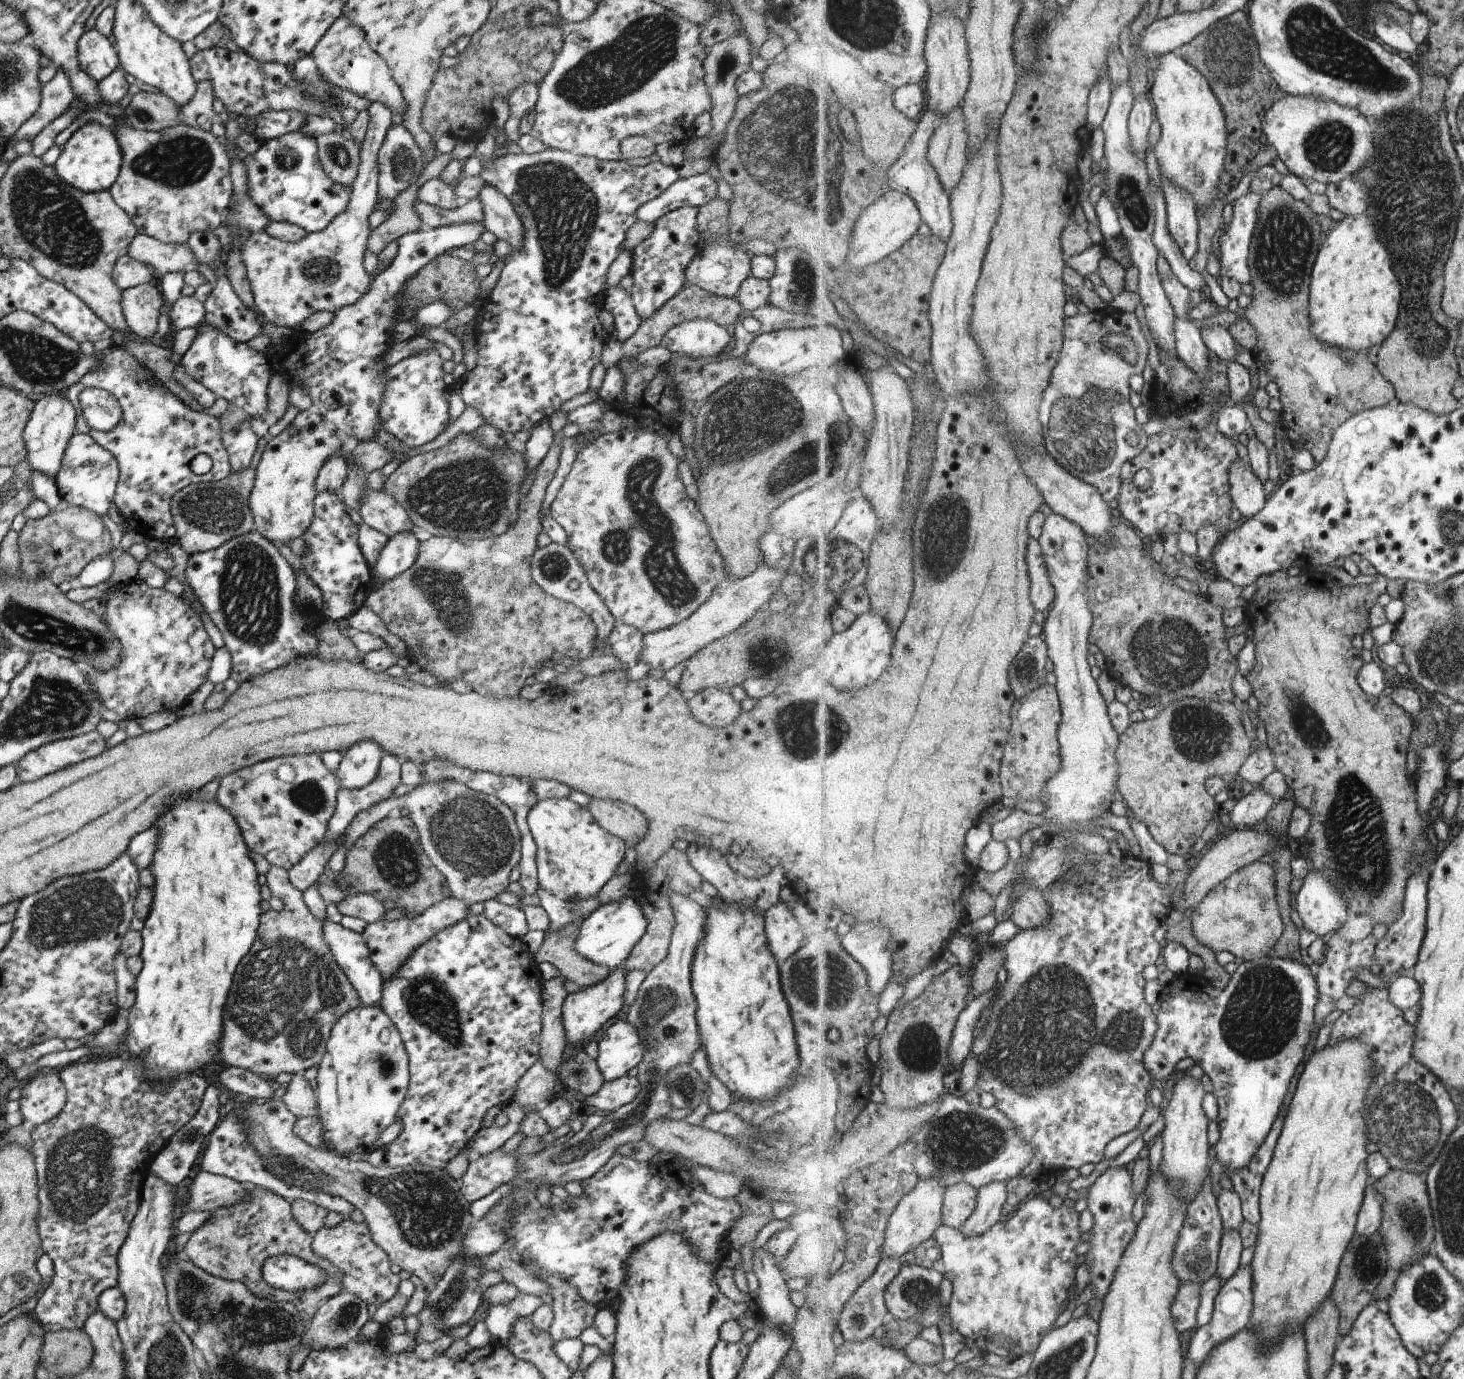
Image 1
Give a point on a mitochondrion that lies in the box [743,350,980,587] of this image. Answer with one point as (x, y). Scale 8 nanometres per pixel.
(803, 462)

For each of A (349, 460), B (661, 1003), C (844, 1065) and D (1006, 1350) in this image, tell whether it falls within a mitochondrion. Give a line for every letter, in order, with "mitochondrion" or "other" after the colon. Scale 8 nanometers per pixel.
A: other
B: mitochondrion
C: other
D: other

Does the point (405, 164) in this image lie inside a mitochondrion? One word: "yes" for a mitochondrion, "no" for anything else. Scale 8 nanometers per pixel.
yes

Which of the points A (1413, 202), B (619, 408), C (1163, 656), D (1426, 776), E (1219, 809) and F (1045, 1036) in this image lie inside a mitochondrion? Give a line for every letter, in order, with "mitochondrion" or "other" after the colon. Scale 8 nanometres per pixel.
A: mitochondrion
B: other
C: mitochondrion
D: other
E: other
F: mitochondrion

